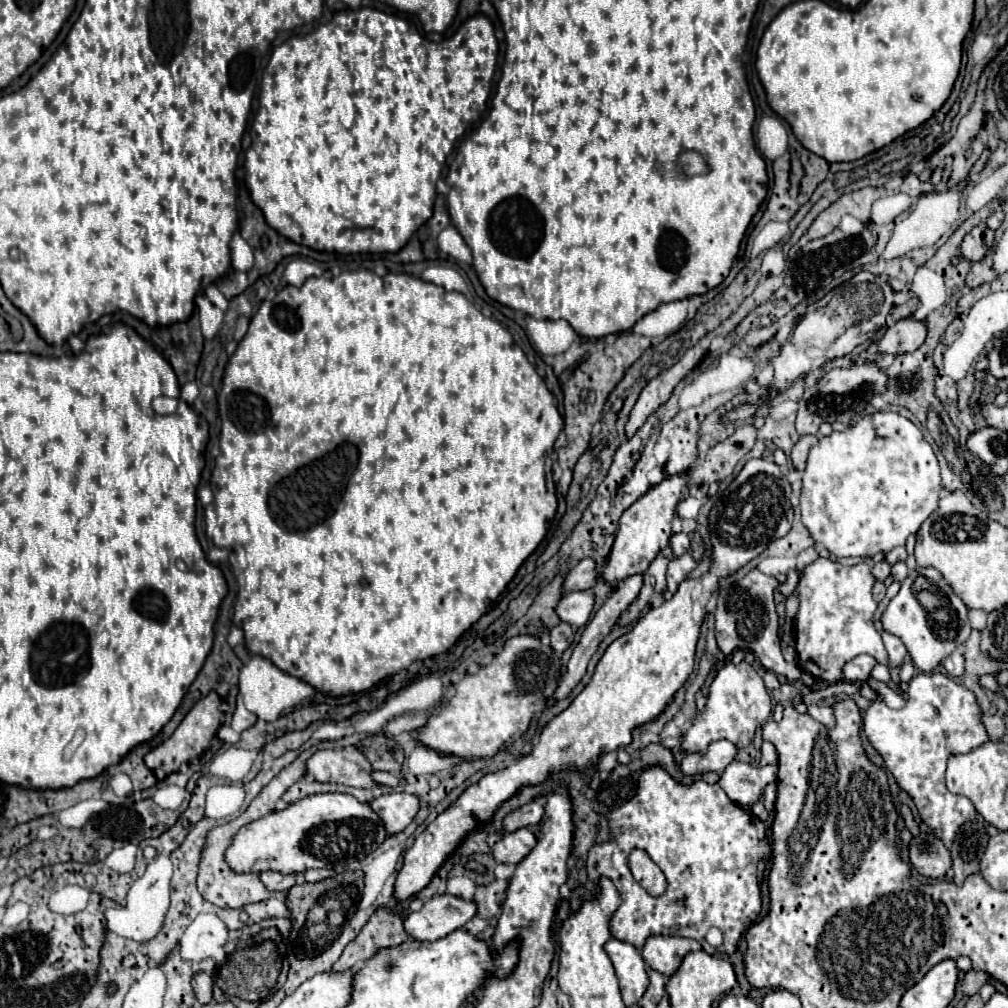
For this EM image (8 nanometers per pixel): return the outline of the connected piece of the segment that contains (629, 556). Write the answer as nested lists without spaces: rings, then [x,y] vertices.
[[[673,475],[663,479],[657,487],[649,489],[641,499],[637,499],[619,519],[619,529],[615,533],[615,543],[609,553],[607,565],[603,567],[603,579],[609,585],[617,585],[633,573],[645,573],[653,557],[669,545],[671,519],[675,517],[677,503],[685,497],[685,475]]]

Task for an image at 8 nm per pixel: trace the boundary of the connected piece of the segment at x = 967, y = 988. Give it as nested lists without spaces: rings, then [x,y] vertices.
[[[967,971],[965,977],[961,979],[961,991],[965,995],[975,995],[983,983],[989,981],[989,975],[987,973],[981,973],[981,971]]]

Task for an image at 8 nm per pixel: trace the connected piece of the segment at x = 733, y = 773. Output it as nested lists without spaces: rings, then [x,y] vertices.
[[[729,763],[727,769],[719,777],[719,785],[727,793],[727,797],[737,805],[751,805],[759,799],[767,783],[777,779],[777,767],[753,767],[745,763]]]

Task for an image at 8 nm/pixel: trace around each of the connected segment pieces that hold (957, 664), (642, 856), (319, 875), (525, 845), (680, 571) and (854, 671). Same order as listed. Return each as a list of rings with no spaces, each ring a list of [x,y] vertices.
[[[957,649],[957,651],[953,651],[951,655],[947,655],[947,657],[943,659],[943,667],[947,669],[947,673],[949,673],[951,677],[963,677],[963,673],[965,673],[963,653]]]
[[[635,849],[629,857],[629,867],[633,871],[633,877],[637,879],[639,885],[643,885],[643,889],[653,895],[659,897],[665,893],[667,889],[667,881],[665,875],[661,873],[661,869],[651,861],[651,857],[647,853],[641,853],[641,849]]]
[[[309,869],[309,871],[303,873],[303,879],[307,883],[315,883],[315,881],[321,881],[321,879],[327,879],[327,877],[333,877],[331,869]]]
[[[521,827],[501,837],[493,849],[491,855],[497,863],[507,863],[507,865],[517,865],[535,845],[535,837],[527,827]]]
[[[683,553],[681,557],[673,557],[669,561],[669,567],[667,567],[667,589],[671,593],[677,591],[677,585],[695,569],[695,559],[691,557],[691,553]]]
[[[869,655],[855,657],[853,661],[849,661],[843,667],[843,679],[851,681],[851,683],[863,683],[863,681],[867,681],[867,677],[875,665],[877,665],[877,661],[873,661],[873,657],[869,657]]]

